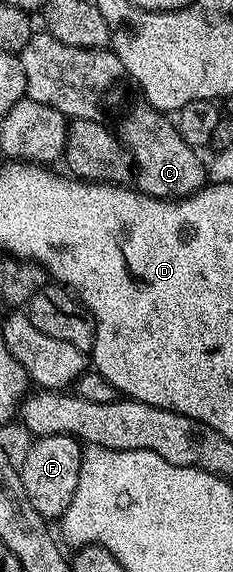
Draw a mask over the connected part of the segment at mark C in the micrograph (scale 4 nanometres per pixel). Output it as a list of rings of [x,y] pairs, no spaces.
[[[140,104],[129,114],[125,127],[119,130],[136,168],[135,186],[152,198],[187,198],[197,193],[207,182],[207,166],[201,163],[196,149],[179,136],[176,125],[164,113],[148,104]]]

